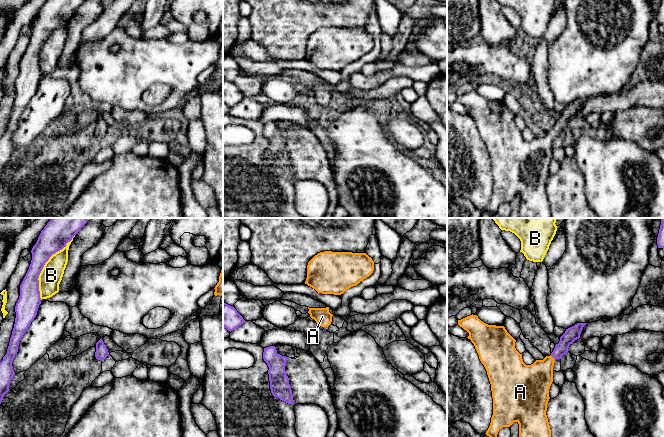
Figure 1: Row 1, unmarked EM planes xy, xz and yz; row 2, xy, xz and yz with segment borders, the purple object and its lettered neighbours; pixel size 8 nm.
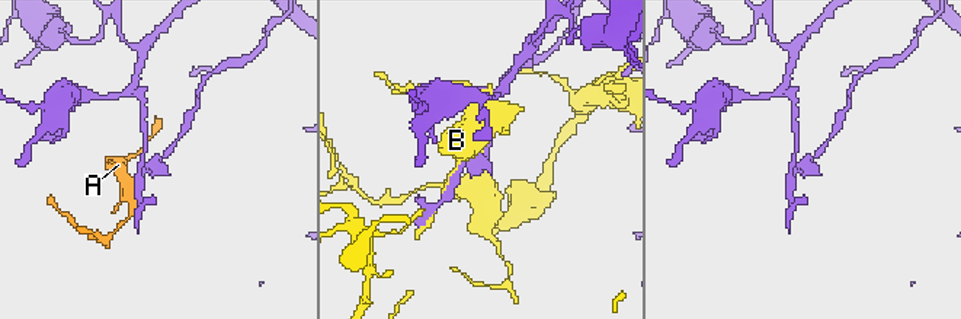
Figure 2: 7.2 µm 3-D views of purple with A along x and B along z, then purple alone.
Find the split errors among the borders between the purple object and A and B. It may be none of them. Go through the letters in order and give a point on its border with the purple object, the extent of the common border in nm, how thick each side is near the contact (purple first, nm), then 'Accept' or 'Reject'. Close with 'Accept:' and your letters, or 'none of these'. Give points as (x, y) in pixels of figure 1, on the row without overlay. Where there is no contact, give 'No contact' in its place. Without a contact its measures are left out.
A: Touches purple at yz (552, 132). Shared border 50 nm. Thickness 120 nm (purple) against 260 nm. Accept
B: Touches purple at xy (43, 42). Shared border 600 nm. Thickness 220 nm (purple) against 180 nm. Reject
Accept: A

